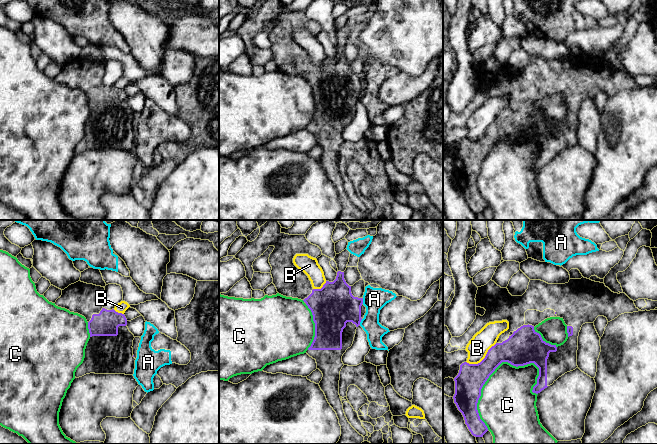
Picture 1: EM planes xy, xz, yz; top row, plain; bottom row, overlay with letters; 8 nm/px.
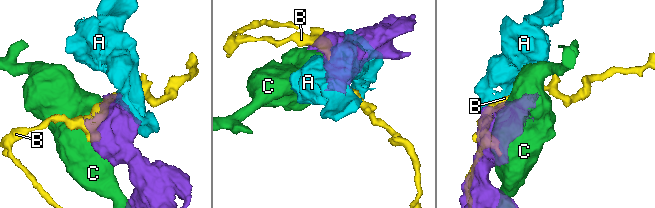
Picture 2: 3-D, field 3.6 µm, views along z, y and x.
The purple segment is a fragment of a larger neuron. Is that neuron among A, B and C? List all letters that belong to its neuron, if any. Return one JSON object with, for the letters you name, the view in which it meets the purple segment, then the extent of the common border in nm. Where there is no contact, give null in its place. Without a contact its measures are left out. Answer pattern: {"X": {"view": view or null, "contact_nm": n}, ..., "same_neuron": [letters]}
{"same_neuron": []}

